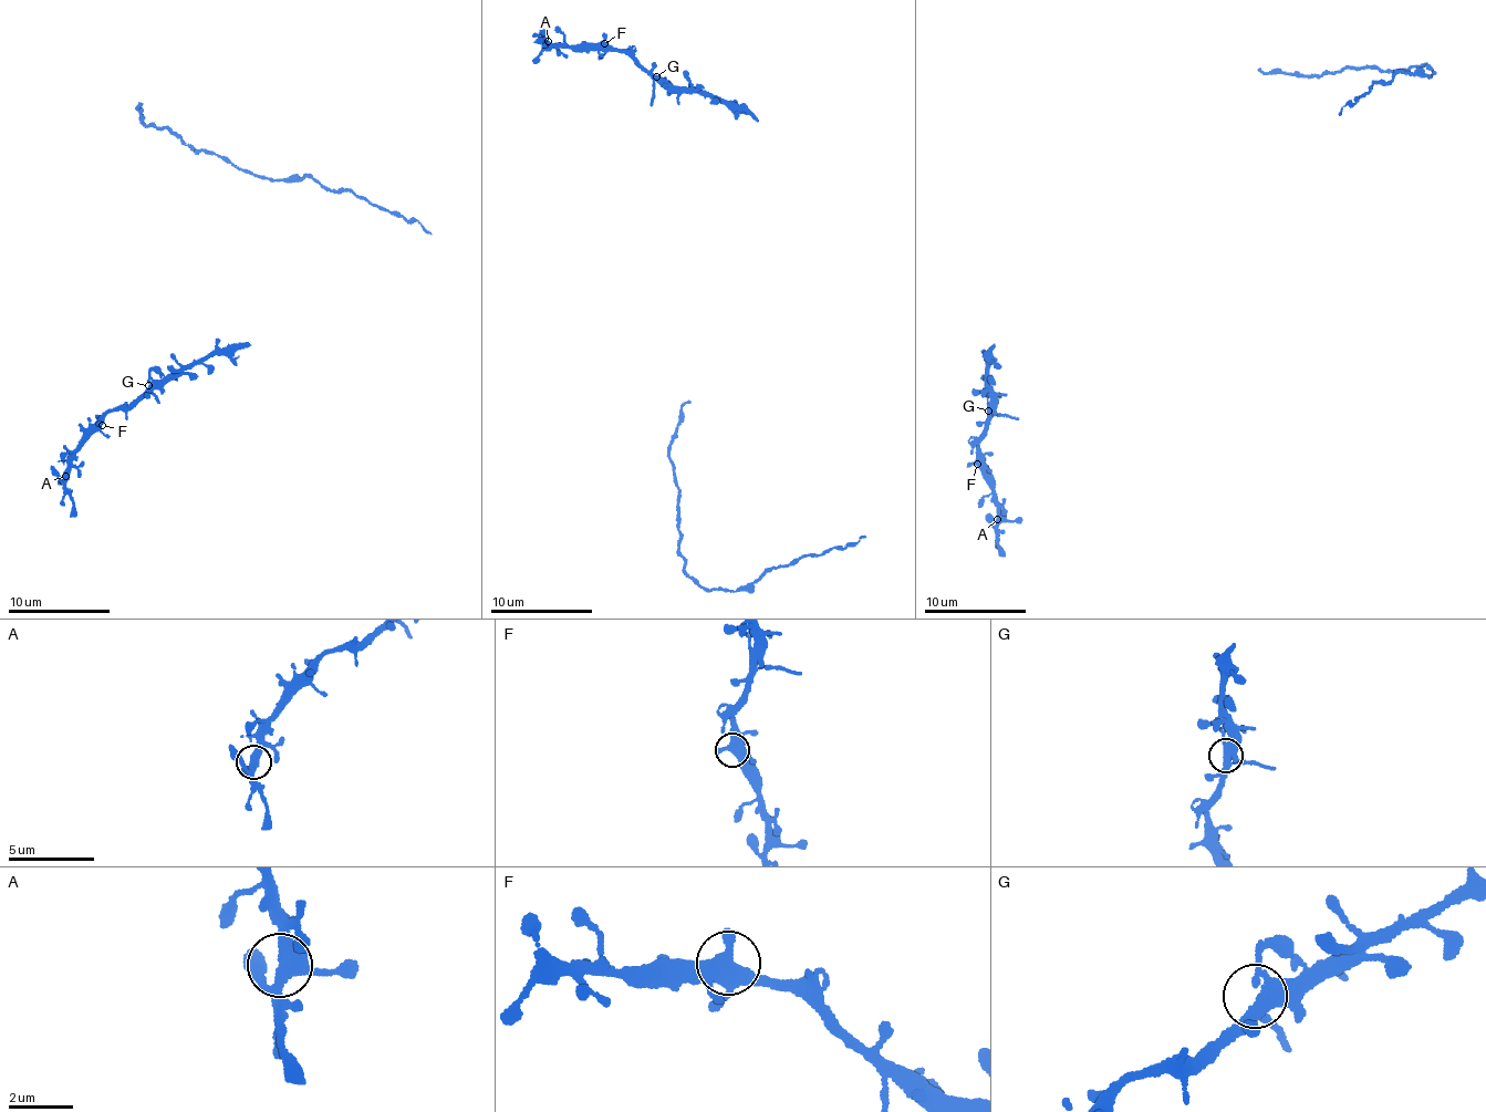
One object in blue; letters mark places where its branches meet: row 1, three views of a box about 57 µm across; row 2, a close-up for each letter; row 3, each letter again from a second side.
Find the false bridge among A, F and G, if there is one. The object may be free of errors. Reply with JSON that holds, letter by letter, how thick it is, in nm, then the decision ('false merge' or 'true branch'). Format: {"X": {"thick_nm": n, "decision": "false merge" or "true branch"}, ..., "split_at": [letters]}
{"A": {"thick_nm": 400, "decision": "true branch"}, "F": {"thick_nm": 400, "decision": "true branch"}, "G": {"thick_nm": 380, "decision": "true branch"}, "split_at": []}

